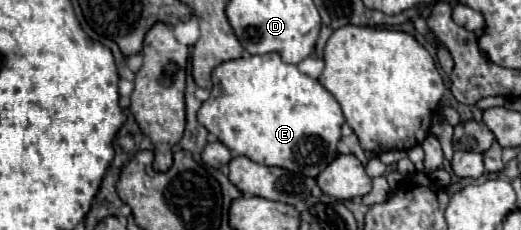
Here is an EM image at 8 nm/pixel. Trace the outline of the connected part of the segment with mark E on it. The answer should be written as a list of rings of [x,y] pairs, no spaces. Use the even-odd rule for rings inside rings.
[[[276,52],[222,62],[212,70],[212,84],[210,98],[202,102],[198,110],[198,122],[222,144],[226,144],[234,156],[246,156],[258,164],[280,166],[312,178],[316,178],[318,172],[322,172],[322,168],[338,156],[336,144],[344,124],[340,104],[318,80],[306,76],[294,64],[282,62]]]

